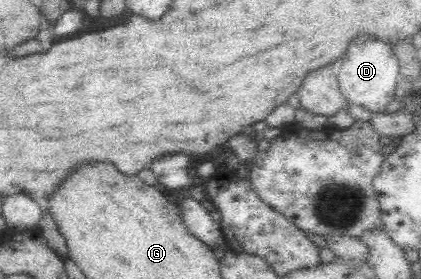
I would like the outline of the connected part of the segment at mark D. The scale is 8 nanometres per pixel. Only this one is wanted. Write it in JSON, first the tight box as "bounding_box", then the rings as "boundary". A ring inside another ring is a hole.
{"bounding_box":[336,35,399,113],"boundary":[[[360,35],[348,43],[348,49],[337,60],[336,67],[339,90],[350,105],[361,106],[373,113],[382,113],[394,100],[392,91],[398,79],[399,65],[389,43],[370,35]]]}

